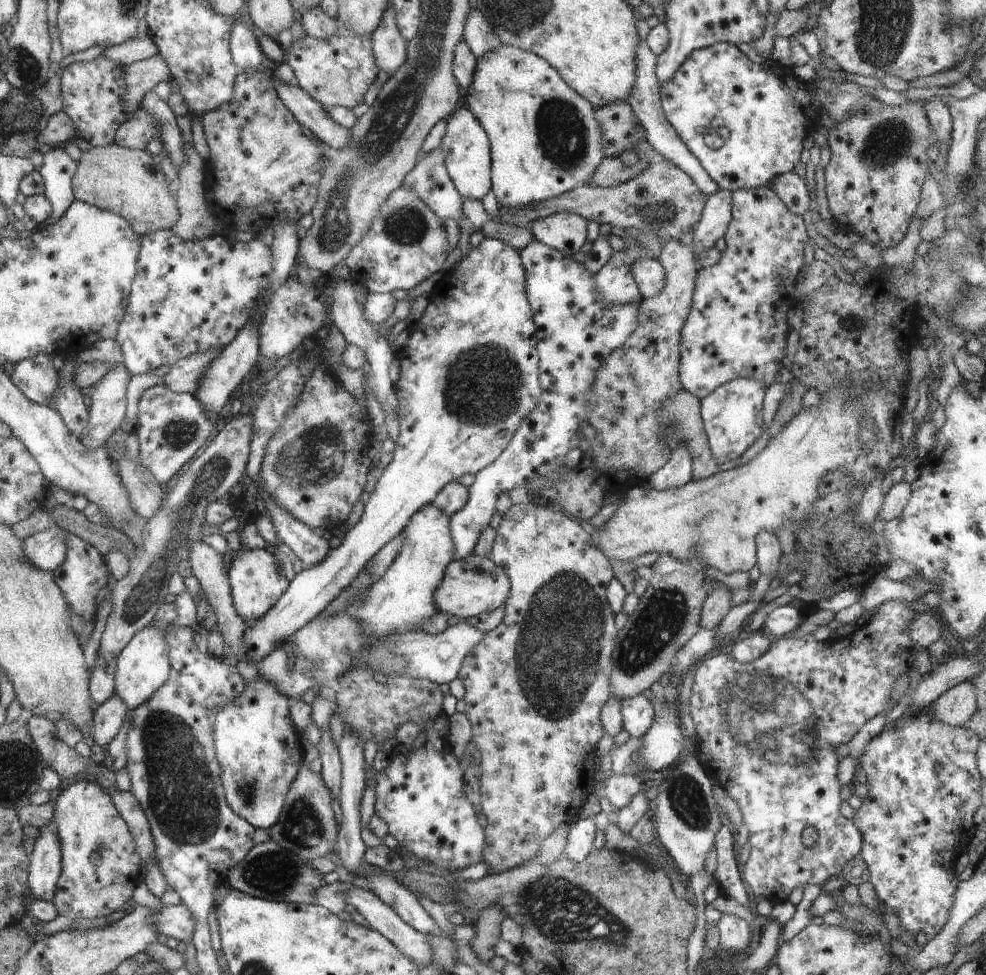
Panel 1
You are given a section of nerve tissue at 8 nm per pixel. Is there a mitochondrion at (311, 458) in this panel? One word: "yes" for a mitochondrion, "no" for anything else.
yes

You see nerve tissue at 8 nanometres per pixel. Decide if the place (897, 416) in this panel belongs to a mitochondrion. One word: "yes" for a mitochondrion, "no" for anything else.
no

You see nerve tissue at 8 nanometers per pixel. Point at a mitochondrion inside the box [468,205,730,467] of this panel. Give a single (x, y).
(672, 428)

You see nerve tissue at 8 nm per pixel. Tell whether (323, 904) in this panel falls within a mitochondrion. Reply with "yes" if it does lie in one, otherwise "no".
no

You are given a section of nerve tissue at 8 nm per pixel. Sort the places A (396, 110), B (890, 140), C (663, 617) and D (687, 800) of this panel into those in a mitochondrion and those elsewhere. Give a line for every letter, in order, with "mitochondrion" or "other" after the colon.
A: mitochondrion
B: mitochondrion
C: mitochondrion
D: mitochondrion

